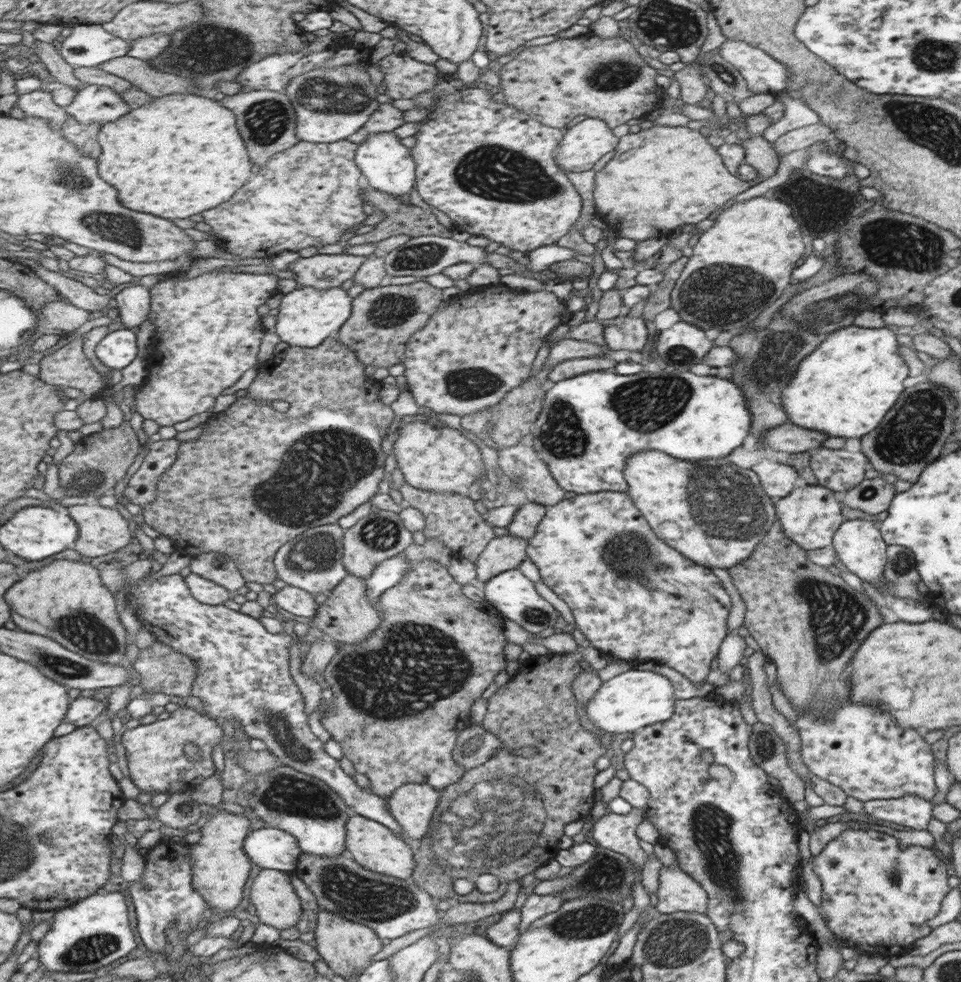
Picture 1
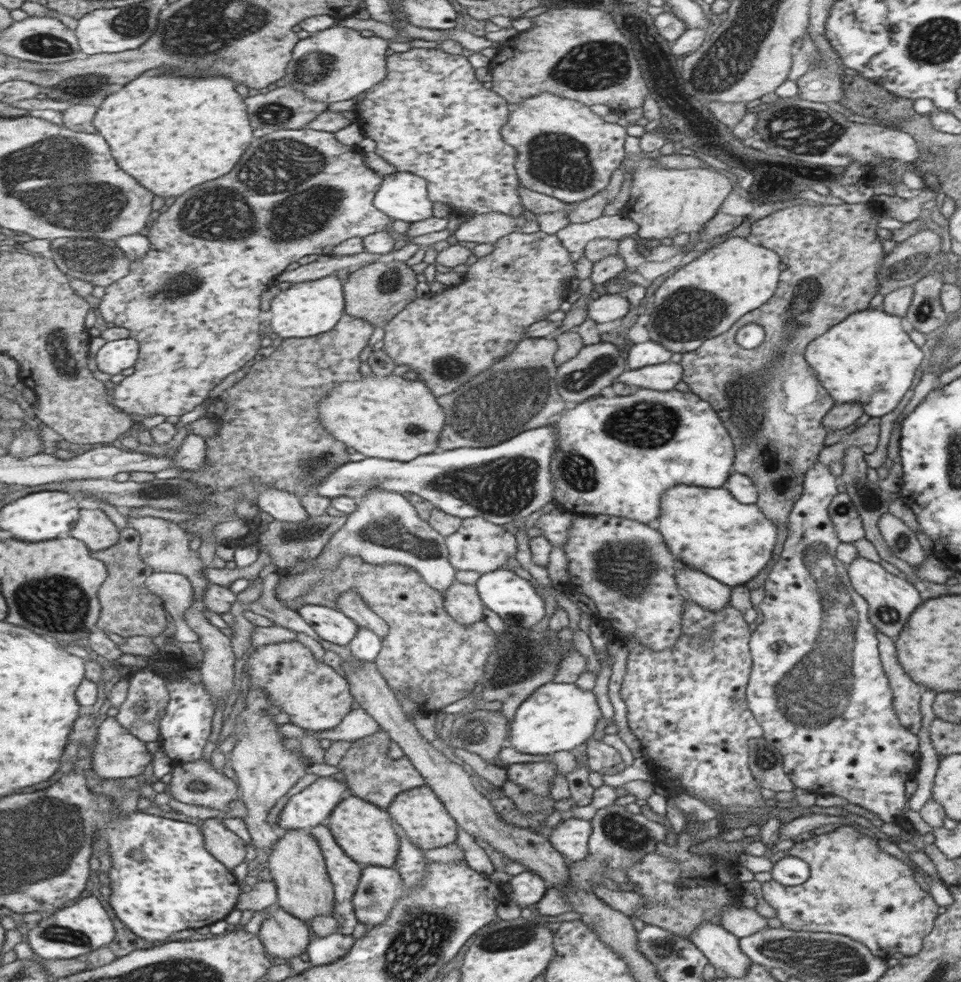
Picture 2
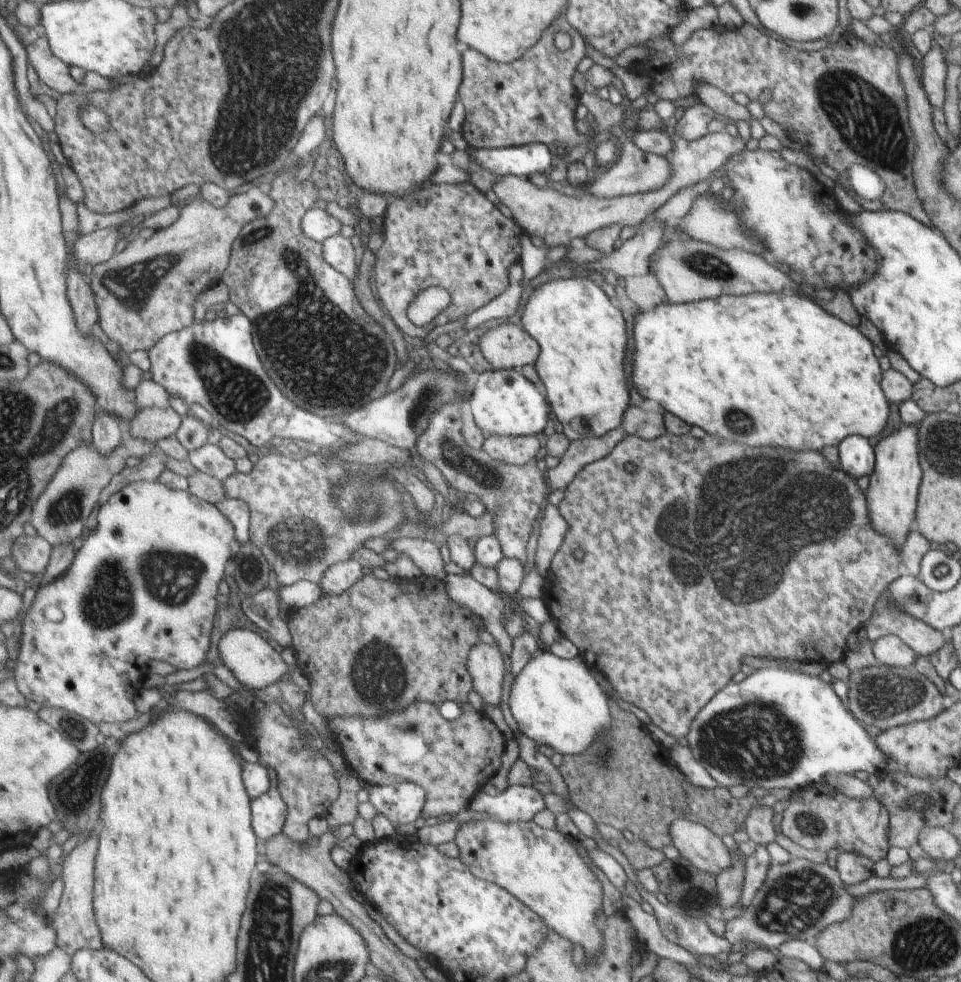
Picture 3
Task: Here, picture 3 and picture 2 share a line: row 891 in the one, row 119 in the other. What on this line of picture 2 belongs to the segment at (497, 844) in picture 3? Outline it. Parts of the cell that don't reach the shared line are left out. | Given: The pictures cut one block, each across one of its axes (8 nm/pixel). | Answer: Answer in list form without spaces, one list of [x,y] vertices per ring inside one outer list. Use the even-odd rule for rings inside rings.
[[[548,92],[509,106],[509,118],[501,135],[518,152],[515,168],[521,187],[565,203],[582,202],[603,192],[611,172],[623,160],[625,130],[621,126],[603,122],[584,103]]]

